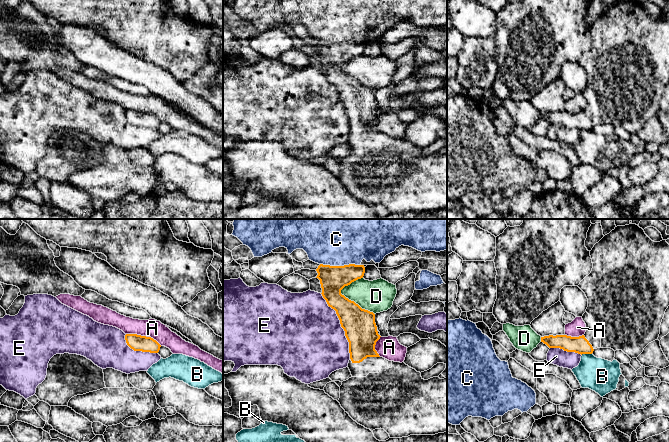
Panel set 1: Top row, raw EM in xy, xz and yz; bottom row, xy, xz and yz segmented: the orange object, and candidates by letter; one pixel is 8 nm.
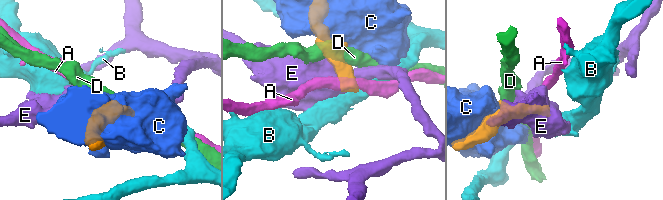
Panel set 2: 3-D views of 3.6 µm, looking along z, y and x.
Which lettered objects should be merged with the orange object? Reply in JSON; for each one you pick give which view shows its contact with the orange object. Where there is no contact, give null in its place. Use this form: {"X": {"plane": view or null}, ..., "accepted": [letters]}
{"accepted": []}

